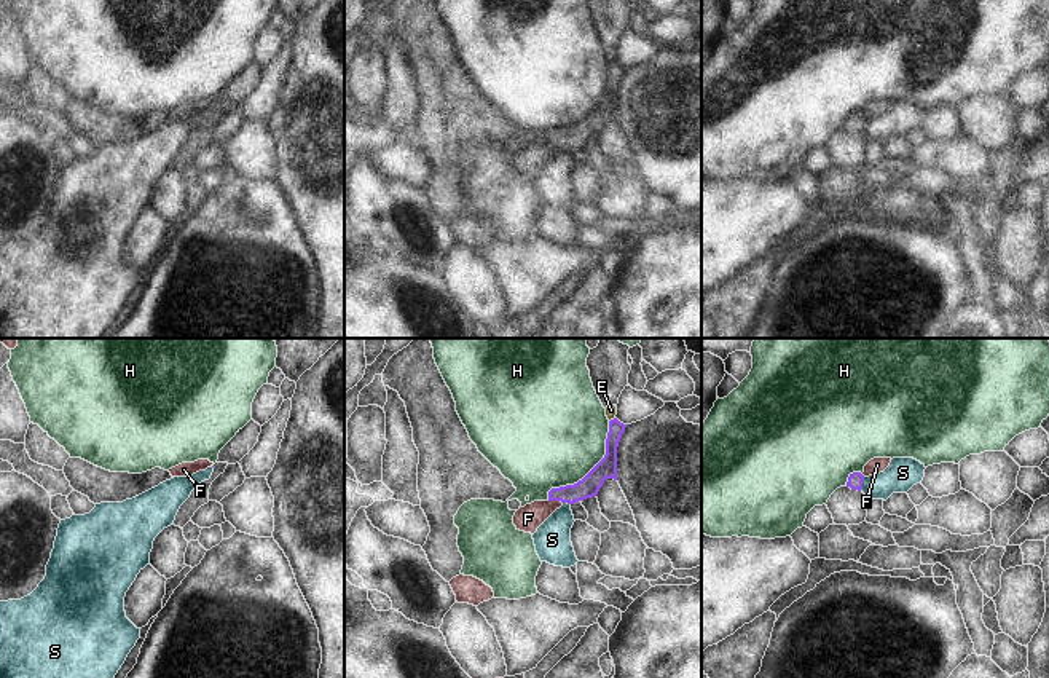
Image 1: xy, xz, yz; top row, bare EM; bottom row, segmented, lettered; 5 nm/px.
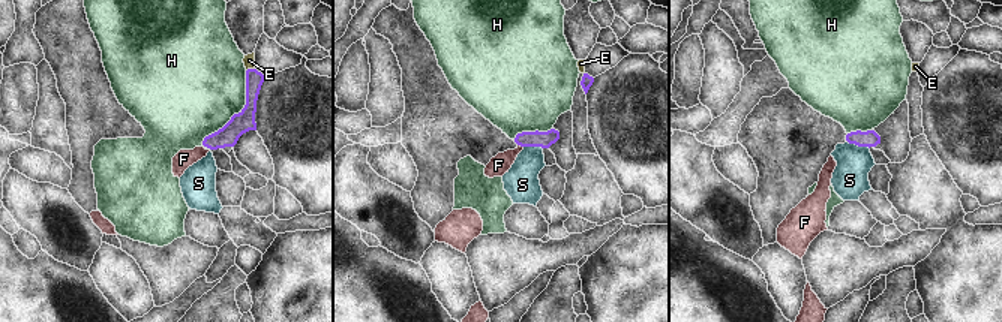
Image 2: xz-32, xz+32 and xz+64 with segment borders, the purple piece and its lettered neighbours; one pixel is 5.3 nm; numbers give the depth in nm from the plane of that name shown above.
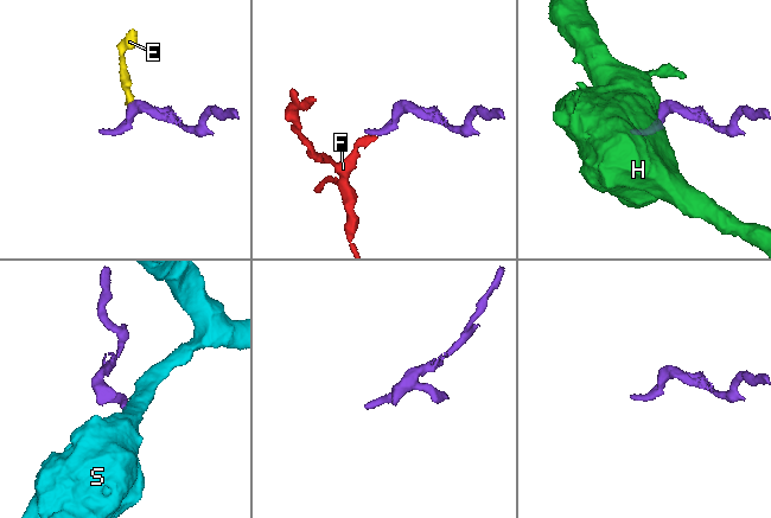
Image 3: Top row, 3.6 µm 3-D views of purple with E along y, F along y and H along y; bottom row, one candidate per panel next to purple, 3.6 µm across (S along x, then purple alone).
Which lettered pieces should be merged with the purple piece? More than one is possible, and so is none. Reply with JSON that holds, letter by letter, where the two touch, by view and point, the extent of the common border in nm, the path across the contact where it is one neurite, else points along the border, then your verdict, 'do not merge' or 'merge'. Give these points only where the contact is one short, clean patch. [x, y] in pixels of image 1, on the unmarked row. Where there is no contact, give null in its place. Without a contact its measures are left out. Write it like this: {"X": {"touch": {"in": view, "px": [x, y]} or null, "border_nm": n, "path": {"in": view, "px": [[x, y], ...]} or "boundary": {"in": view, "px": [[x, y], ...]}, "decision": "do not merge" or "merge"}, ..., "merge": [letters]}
{"E": {"touch": {"in": "xz", "px": [611, 63]}, "border_nm": 40, "boundary": {"in": "xz", "px": [[614, 59], [609, 64]]}, "decision": "do not merge"}, "F": {"touch": {"in": "xz", "px": [555, 142]}, "border_nm": 70, "boundary": {"in": "xz", "px": [[549, 142], [561, 145]]}, "decision": "do not merge"}, "H": {"touch": {"in": "xz", "px": [590, 114]}, "border_nm": 500, "decision": "do not merge"}, "S": {"touch": {"in": "yz", "px": [861, 126]}, "border_nm": 80, "boundary": {"in": "yz", "px": [[864, 120], [860, 133]]}, "decision": "do not merge"}, "merge": []}

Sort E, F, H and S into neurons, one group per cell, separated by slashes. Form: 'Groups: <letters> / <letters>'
Groups: E / F / H / S.

